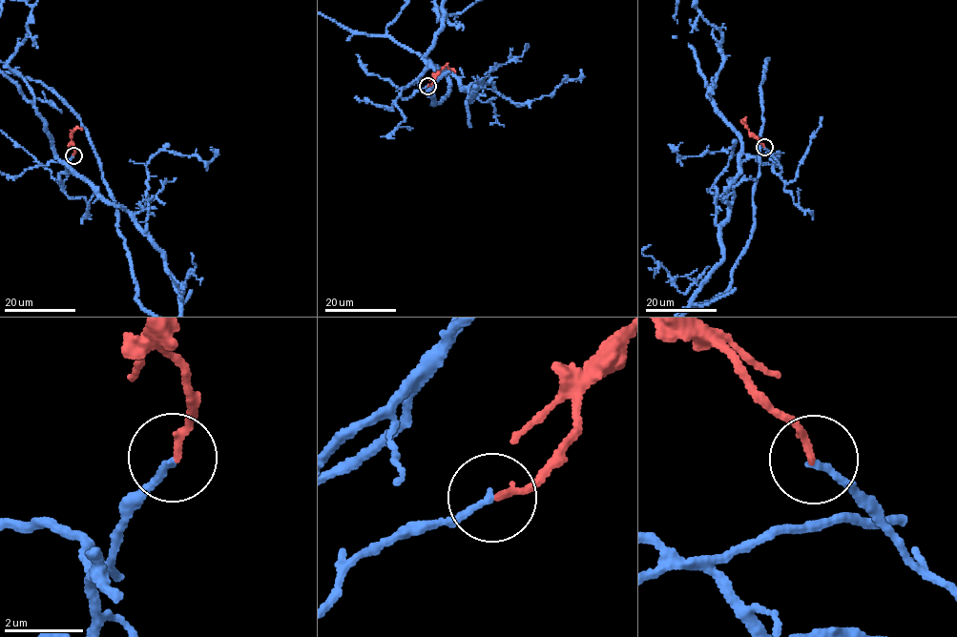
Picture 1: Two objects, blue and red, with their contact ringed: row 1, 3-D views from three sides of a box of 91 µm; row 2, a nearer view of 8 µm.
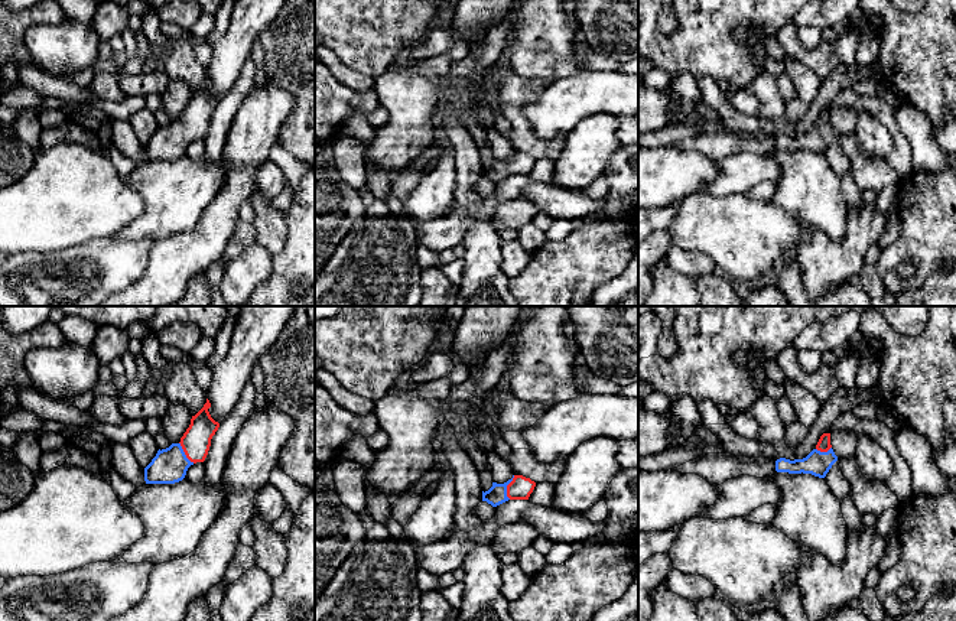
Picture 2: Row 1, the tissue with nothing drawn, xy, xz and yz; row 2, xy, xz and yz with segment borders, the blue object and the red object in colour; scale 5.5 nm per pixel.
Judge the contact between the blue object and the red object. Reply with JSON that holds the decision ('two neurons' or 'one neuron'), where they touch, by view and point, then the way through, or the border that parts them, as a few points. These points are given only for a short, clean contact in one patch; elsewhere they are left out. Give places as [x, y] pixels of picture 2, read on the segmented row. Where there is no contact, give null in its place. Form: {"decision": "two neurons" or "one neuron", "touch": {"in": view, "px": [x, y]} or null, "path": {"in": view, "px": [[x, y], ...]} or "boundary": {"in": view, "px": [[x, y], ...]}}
{"decision": "one neuron", "touch": {"in": "xz", "px": [506, 487]}, "path": {"in": "xz", "px": [[497, 494], [506, 487], [520, 488]]}}

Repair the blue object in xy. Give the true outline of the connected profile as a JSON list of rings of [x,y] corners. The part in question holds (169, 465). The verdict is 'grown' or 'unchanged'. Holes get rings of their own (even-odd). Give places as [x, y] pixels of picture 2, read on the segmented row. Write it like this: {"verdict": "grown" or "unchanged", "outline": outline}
{"verdict": "grown", "outline": [[[209,400],[191,419],[191,425],[179,443],[172,443],[166,449],[159,449],[152,462],[144,468],[146,484],[175,484],[185,478],[186,471],[196,462],[204,462],[211,439],[220,427],[208,409]]]}

